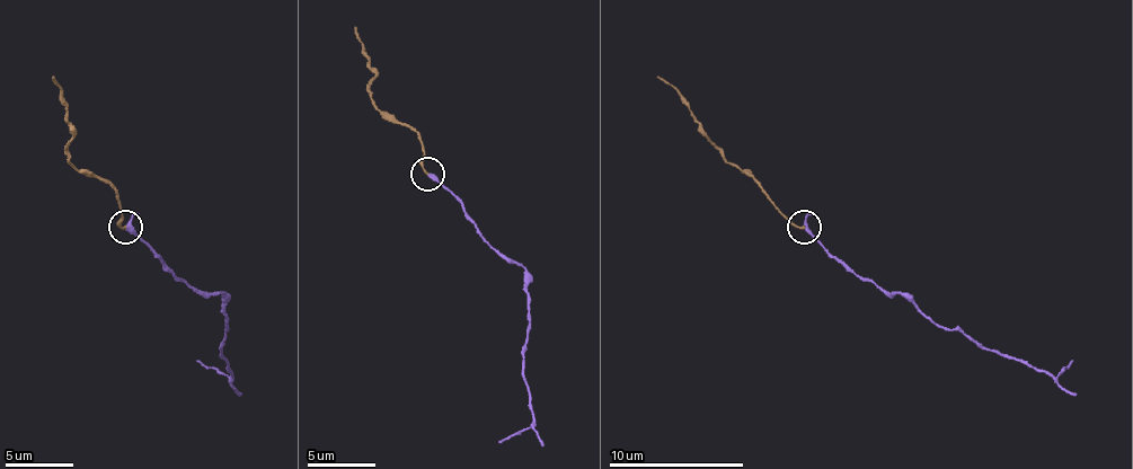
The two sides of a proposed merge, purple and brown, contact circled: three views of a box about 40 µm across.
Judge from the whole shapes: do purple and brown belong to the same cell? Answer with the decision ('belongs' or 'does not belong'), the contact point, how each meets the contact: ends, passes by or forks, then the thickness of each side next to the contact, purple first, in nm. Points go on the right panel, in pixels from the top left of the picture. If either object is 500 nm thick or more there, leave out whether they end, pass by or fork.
does not belong; at (804, 227); purple passes by; brown ends there; 280 nm thick on the purple side, 160 nm on the other

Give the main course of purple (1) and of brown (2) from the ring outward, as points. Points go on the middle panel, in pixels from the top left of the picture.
1: (426, 175), (494, 249), (524, 270), (528, 307), (524, 354), (531, 422), (497, 442)
2: (426, 175), (419, 138), (409, 127), (386, 117), (372, 100), (369, 56), (355, 26)

